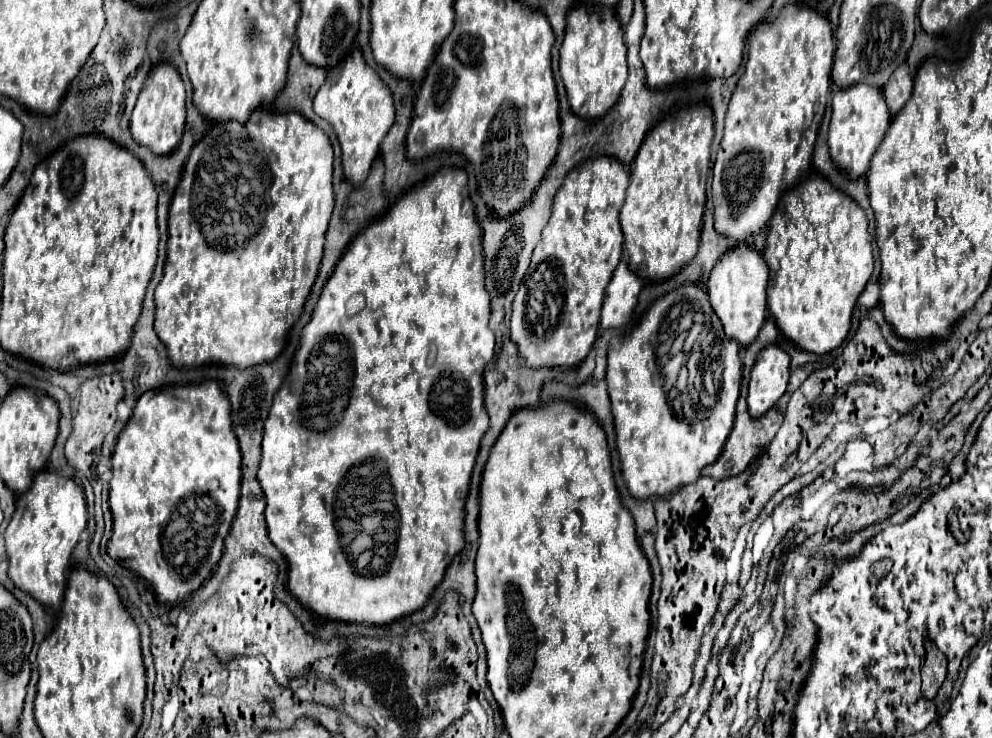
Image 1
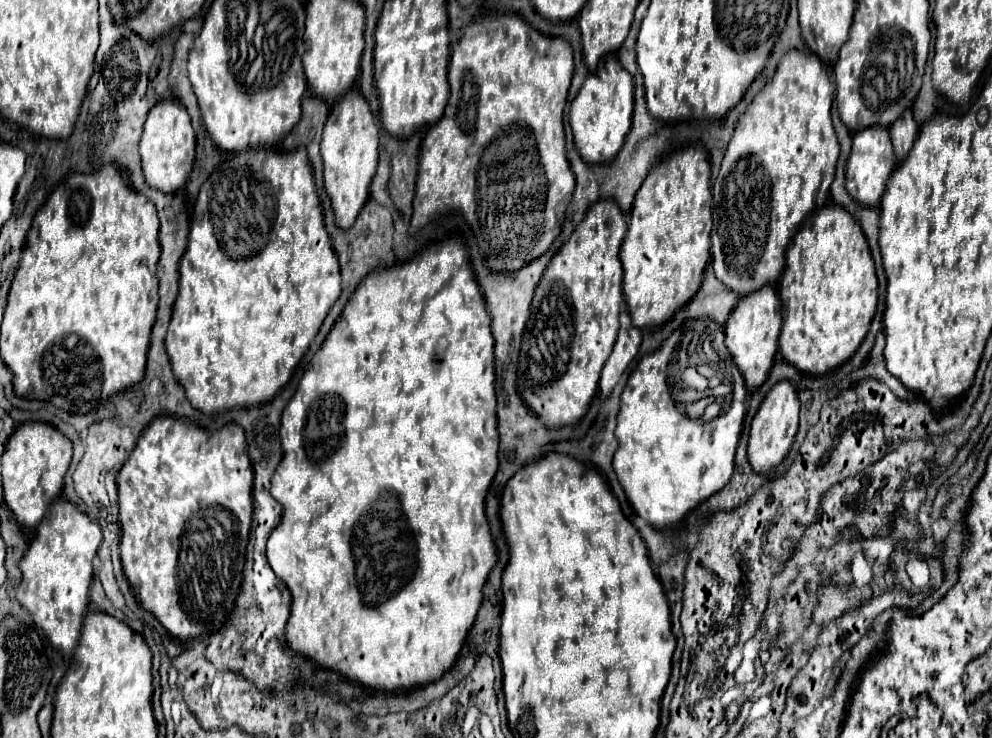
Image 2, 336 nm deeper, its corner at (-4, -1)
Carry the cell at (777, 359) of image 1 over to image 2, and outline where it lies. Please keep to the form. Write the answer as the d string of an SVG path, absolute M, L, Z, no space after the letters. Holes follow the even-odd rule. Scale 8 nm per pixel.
M780 381L772 387L772 391L762 401L758 413L754 415L752 429L750 429L750 441L748 441L748 461L754 467L756 473L768 473L770 469L778 467L786 455L790 453L790 447L794 443L796 431L798 431L798 411L800 401L796 395L796 389L790 381Z

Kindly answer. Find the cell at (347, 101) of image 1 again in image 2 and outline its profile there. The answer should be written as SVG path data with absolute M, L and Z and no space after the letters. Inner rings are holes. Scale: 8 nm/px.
M358 89L348 91L334 103L324 125L320 151L324 159L324 189L332 203L334 221L340 229L348 229L348 225L356 221L364 201L368 201L368 187L378 165L378 125L370 113L368 101Z

